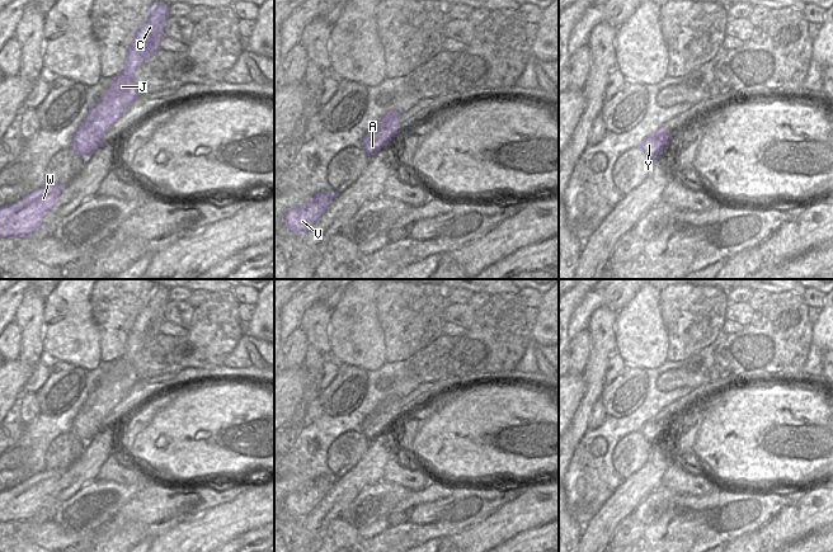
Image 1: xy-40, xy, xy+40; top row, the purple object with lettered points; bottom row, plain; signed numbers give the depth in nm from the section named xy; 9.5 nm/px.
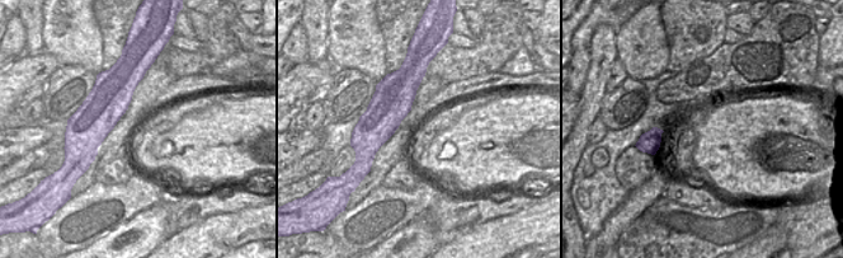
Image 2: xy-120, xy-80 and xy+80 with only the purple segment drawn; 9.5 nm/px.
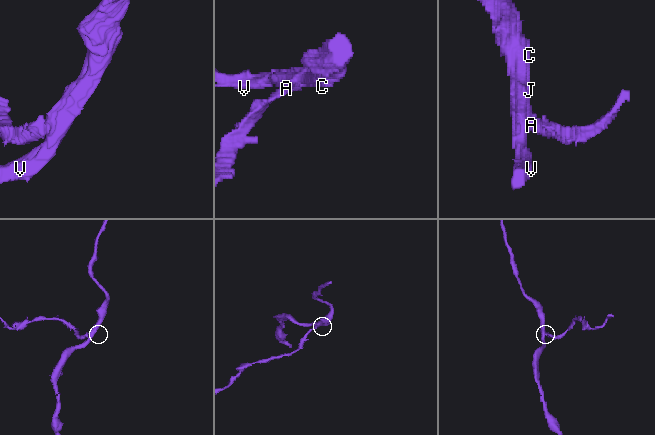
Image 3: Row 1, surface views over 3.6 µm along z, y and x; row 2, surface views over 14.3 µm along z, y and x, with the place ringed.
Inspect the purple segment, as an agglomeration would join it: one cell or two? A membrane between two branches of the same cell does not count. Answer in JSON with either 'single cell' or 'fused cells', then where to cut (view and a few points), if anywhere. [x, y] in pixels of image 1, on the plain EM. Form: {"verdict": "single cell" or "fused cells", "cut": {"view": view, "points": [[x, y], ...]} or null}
{"verdict": "fused cells", "cut": {"view": "xy+40", "points": [[652, 419], [668, 420]]}}

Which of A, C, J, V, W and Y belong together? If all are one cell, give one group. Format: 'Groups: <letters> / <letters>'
Groups: A C J V W / Y

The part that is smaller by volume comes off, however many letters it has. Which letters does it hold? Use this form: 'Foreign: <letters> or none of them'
Foreign: Y

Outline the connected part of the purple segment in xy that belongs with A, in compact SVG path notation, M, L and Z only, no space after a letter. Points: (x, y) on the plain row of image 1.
M387 396L362 423L362 434L370 440L390 429L399 419L399 396Z

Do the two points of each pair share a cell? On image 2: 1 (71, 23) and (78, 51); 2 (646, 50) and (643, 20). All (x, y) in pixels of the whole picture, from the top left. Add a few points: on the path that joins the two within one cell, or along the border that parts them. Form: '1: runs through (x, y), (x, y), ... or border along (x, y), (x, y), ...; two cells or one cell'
1: runs through (71, 29), (71, 36), (78, 45); one cell
2: runs through (643, 42), (643, 28); one cell

